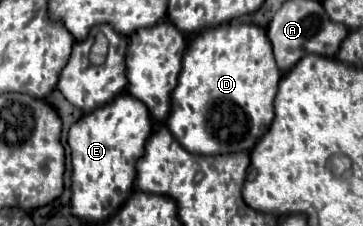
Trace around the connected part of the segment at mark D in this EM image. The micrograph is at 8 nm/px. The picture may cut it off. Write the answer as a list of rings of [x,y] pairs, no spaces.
[[[236,21],[224,23],[220,27],[206,29],[190,43],[184,53],[182,73],[178,87],[172,93],[172,111],[166,119],[168,129],[182,143],[184,149],[198,155],[218,155],[218,153],[238,153],[252,151],[256,141],[270,129],[274,119],[274,97],[280,83],[280,69],[276,67],[274,53],[270,49],[270,39],[266,31],[256,25],[240,25]]]

